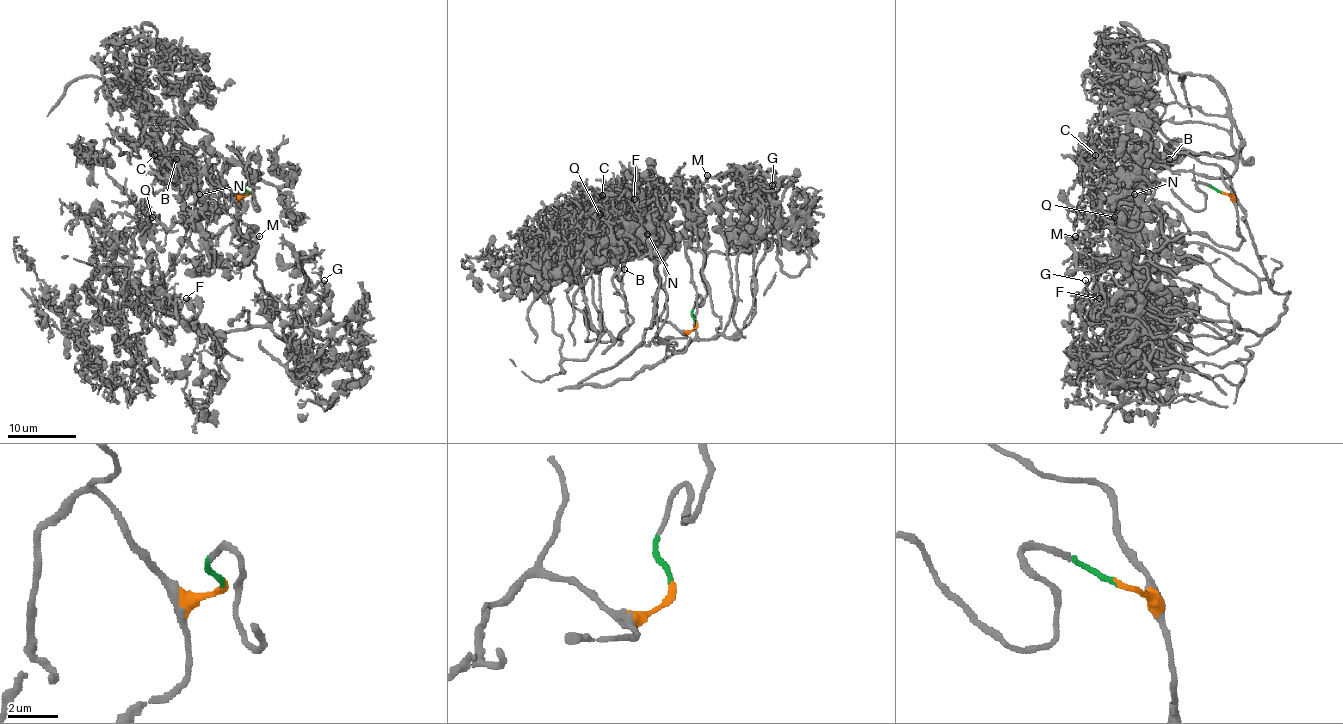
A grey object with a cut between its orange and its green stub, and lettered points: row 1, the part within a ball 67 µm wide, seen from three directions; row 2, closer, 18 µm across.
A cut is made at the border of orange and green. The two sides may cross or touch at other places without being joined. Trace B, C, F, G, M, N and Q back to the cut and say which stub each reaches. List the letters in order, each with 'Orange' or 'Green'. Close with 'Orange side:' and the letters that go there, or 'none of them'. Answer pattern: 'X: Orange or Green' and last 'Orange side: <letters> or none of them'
B: Orange
C: Orange
F: Orange
G: Orange
M: Orange
N: Orange
Q: Orange
Orange side: B, C, F, G, M, N, Q

